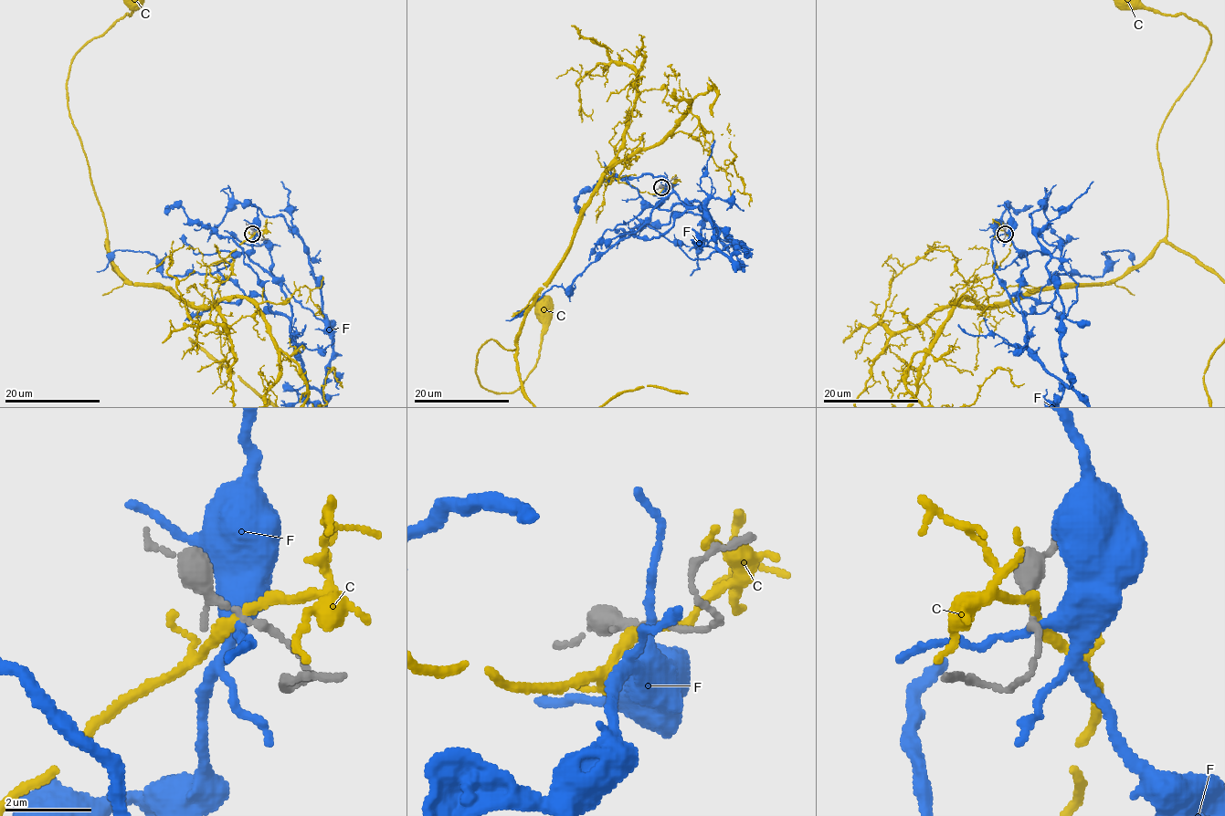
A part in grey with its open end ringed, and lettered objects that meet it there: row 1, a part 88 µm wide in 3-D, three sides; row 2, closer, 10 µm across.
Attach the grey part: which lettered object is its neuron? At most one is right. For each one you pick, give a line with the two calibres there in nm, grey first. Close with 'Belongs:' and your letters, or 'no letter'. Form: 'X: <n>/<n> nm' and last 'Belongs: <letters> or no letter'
Belongs: no letter

